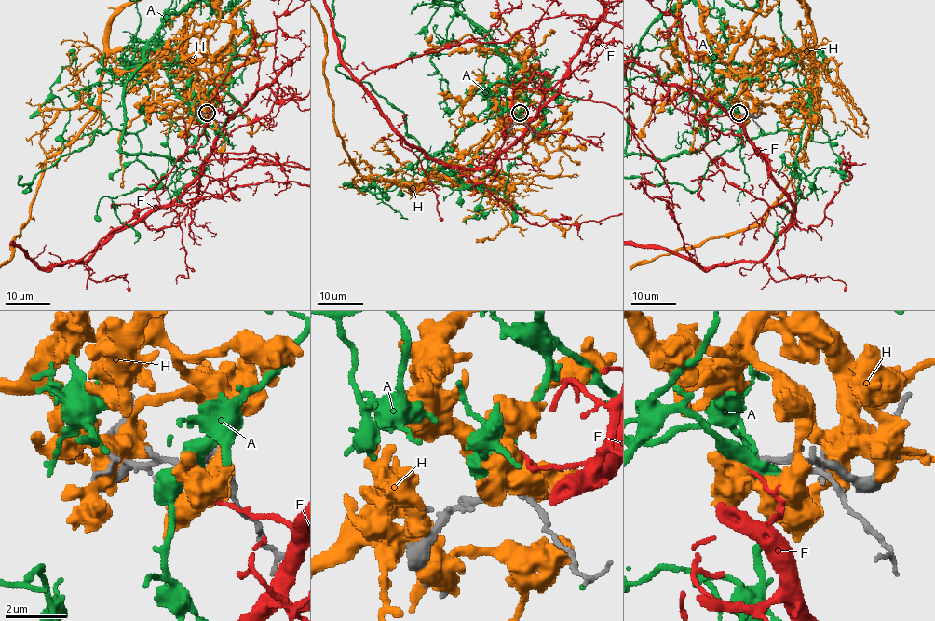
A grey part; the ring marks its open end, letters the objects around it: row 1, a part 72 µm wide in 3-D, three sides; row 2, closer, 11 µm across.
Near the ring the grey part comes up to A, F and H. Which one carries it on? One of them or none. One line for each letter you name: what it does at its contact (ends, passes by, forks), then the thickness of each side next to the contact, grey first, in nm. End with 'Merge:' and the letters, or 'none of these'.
Merge: none of these

